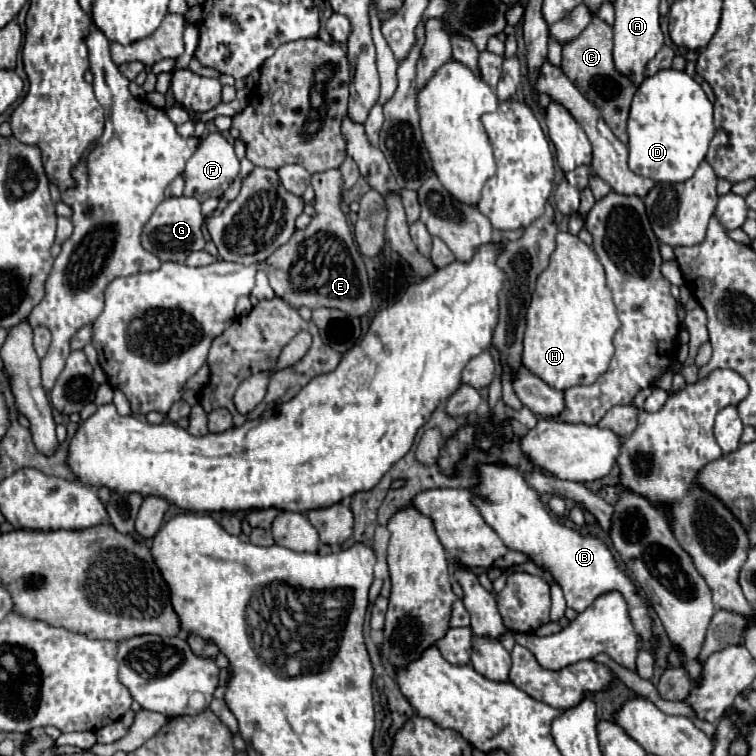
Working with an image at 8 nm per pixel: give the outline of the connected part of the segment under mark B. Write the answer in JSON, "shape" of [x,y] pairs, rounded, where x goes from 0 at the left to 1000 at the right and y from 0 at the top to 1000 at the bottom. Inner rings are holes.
{"shape":[[[635,615],[635,642],[627,647],[627,652],[646,657],[646,665],[630,660],[627,668],[632,668],[635,679],[651,694],[651,700],[664,710],[669,724],[677,729],[693,729],[704,737],[709,747],[722,750],[733,761],[735,771],[743,776],[751,803],[770,811],[791,787],[804,784],[807,779],[817,779],[833,800],[833,816],[841,827],[841,837],[852,848],[852,858],[860,861],[860,845],[865,840],[860,806],[854,795],[844,787],[841,771],[833,766],[828,755],[817,750],[812,734],[794,713],[783,708],[778,710],[767,708],[765,702],[741,694],[728,681],[728,676],[722,676],[722,671],[714,663],[714,655],[677,618]]]}

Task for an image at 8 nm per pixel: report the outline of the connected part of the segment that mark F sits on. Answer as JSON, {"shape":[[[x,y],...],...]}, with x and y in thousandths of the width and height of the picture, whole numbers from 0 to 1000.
{"shape":[[[288,173],[278,176],[265,187],[259,202],[246,216],[243,258],[262,261],[262,266],[272,266],[275,261],[294,261],[294,255],[304,247],[304,242],[315,234],[315,229],[317,229],[317,213],[310,202],[307,189],[302,189],[302,184]]]}

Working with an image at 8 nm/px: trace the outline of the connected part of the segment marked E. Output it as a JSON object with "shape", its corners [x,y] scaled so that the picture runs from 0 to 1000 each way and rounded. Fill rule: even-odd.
{"shape":[[[447,221],[431,224],[426,229],[415,229],[410,242],[418,253],[418,287],[402,306],[392,306],[381,321],[368,327],[352,343],[349,358],[362,388],[392,409],[399,403],[410,409],[437,406],[452,409],[468,419],[479,419],[492,406],[492,385],[487,377],[484,353],[458,295],[458,284],[450,276],[455,258],[452,229]]]}

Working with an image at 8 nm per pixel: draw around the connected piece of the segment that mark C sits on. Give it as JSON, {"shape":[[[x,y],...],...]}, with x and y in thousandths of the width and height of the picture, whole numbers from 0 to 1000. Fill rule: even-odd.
{"shape":[[[786,22],[786,28],[757,54],[743,60],[743,94],[749,97],[749,102],[754,102],[754,107],[765,115],[767,123],[772,123],[772,128],[780,136],[799,136],[794,142],[794,149],[802,160],[802,165],[810,171],[810,176],[820,184],[820,187],[831,187],[828,179],[828,160],[831,160],[831,149],[833,149],[833,136],[836,136],[836,126],[841,123],[841,112],[823,97],[817,97],[812,91],[812,75],[810,75],[810,36],[802,33],[796,25]]]}

